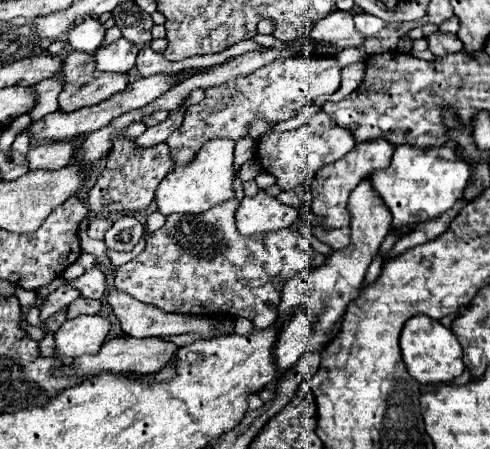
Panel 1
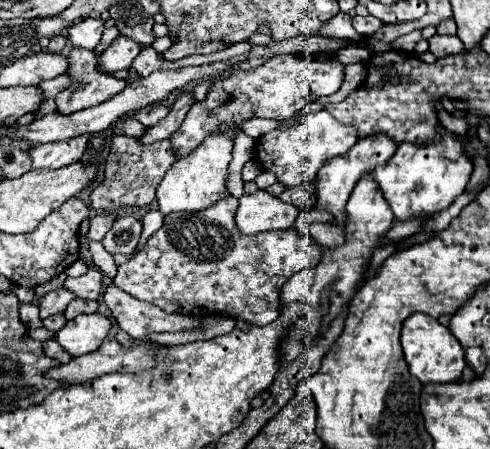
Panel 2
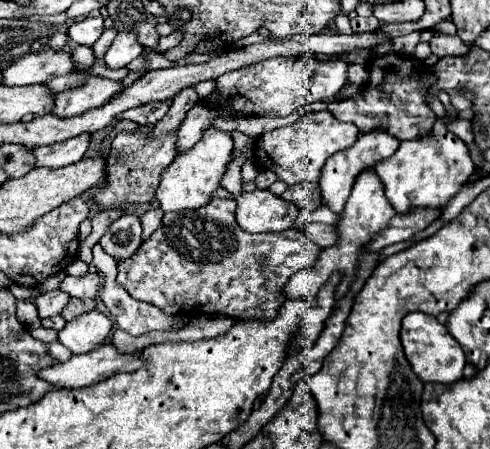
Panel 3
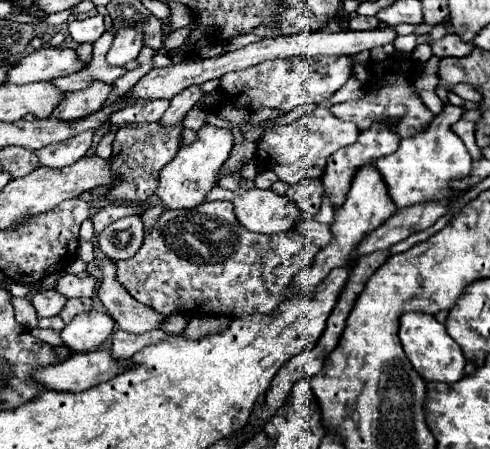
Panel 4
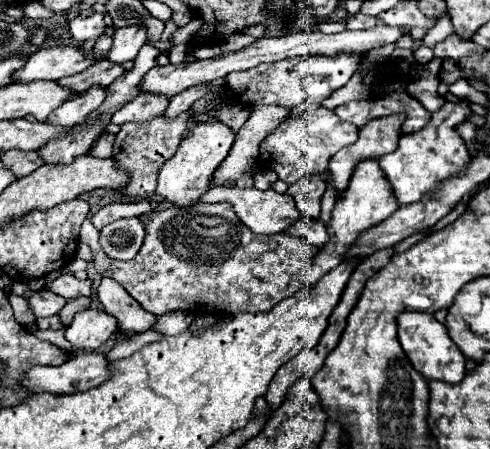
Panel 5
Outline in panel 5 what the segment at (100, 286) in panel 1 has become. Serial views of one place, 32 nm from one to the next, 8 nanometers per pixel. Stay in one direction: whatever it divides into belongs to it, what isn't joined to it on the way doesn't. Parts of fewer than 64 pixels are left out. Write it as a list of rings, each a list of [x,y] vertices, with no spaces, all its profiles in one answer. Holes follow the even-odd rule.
[[[64,274],[64,276],[58,276],[52,284],[46,286],[48,290],[64,296],[66,300],[70,298],[80,298],[80,296],[92,296],[92,280],[78,280],[76,276],[72,274]]]

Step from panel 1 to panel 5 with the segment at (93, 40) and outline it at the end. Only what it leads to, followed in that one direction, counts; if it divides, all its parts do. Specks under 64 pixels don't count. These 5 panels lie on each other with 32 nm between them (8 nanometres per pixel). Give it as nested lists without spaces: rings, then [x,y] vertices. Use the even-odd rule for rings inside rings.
[[[92,14],[88,18],[74,18],[70,22],[70,34],[74,36],[76,42],[86,42],[86,40],[94,40],[98,36],[102,36],[106,30],[104,26],[104,18],[102,14]]]

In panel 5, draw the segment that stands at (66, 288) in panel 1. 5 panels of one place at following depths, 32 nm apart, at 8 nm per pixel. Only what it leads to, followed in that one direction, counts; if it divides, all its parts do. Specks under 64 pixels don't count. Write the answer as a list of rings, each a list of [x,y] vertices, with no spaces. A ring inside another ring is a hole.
[[[40,290],[40,292],[34,292],[28,298],[28,304],[34,310],[36,318],[42,318],[42,316],[58,314],[64,308],[66,300],[62,296],[58,296],[58,294],[54,294],[54,292],[50,292],[50,290]]]

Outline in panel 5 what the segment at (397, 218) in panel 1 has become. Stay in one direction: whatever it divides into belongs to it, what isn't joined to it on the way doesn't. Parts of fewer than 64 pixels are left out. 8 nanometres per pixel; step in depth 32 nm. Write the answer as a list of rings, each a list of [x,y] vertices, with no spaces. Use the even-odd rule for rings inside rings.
[[[466,100],[460,104],[446,102],[438,112],[432,114],[432,120],[426,124],[426,128],[422,128],[420,132],[402,136],[396,152],[382,156],[378,160],[386,180],[392,186],[394,198],[400,206],[420,202],[426,192],[428,194],[434,192],[444,180],[468,170],[472,156],[470,156],[464,140],[456,132],[456,124],[464,122],[468,118],[468,114],[470,114],[470,108],[468,108]]]

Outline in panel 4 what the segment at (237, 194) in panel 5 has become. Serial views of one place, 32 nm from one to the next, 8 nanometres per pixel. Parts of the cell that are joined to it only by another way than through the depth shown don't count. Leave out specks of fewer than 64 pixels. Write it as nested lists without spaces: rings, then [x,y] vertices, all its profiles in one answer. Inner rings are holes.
[[[217,185],[207,195],[206,201],[212,202],[216,200],[230,200],[234,202],[234,212],[238,222],[248,230],[248,232],[262,232],[262,234],[278,234],[278,232],[286,232],[296,224],[296,218],[300,214],[300,210],[296,208],[296,204],[292,204],[292,200],[274,194],[272,190],[236,190],[230,192]]]

